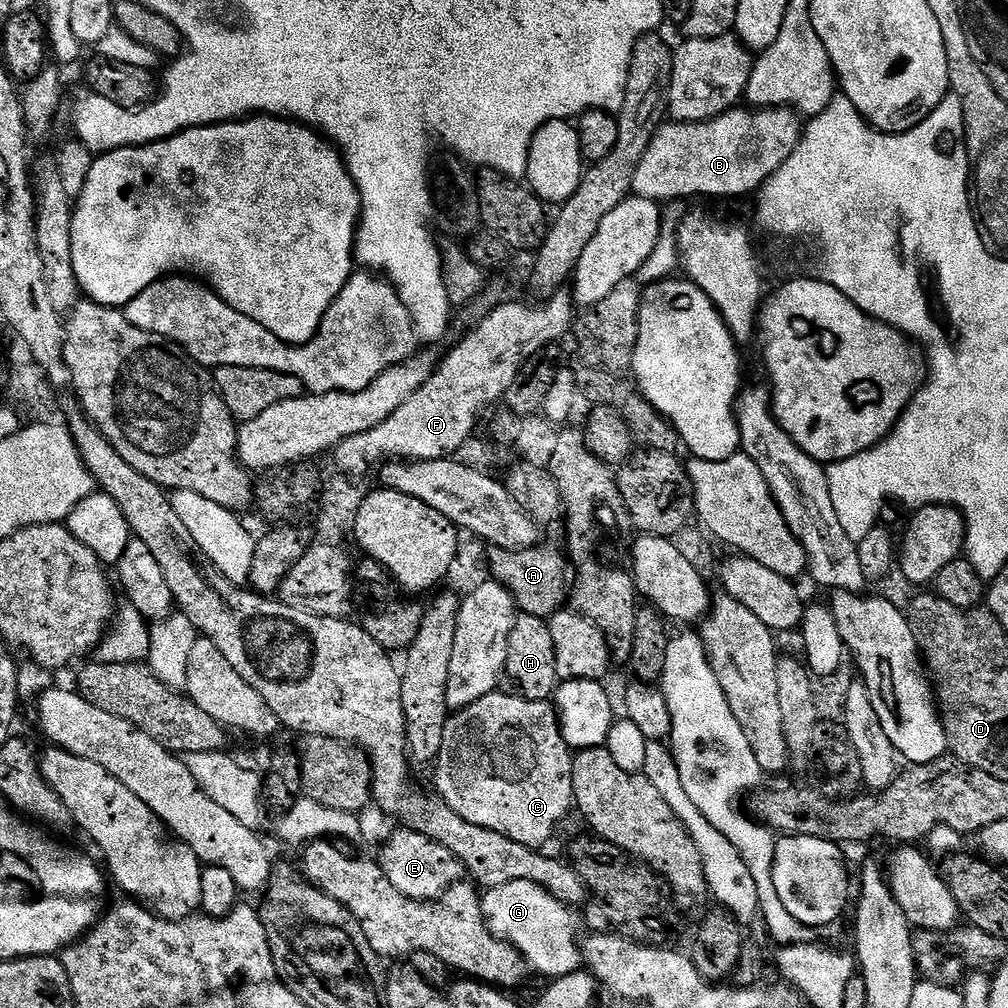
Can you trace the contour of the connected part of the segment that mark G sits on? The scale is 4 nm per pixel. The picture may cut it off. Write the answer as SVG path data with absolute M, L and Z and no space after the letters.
M523 880L489 888L483 893L480 905L493 936L505 944L513 944L524 955L524 961L533 973L559 978L581 971L580 920L569 905L554 898L554 894L547 892L542 885Z

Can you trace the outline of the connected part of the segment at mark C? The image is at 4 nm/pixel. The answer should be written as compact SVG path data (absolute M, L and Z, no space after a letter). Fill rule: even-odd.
M504 691L486 694L486 698L478 698L478 702L449 715L442 734L442 750L434 761L435 791L458 818L466 818L466 822L474 822L474 826L506 834L506 838L514 838L514 842L522 842L522 846L540 850L551 838L552 831L563 822L564 815L573 811L574 752L565 742L560 718L548 700L527 700L522 695Z

